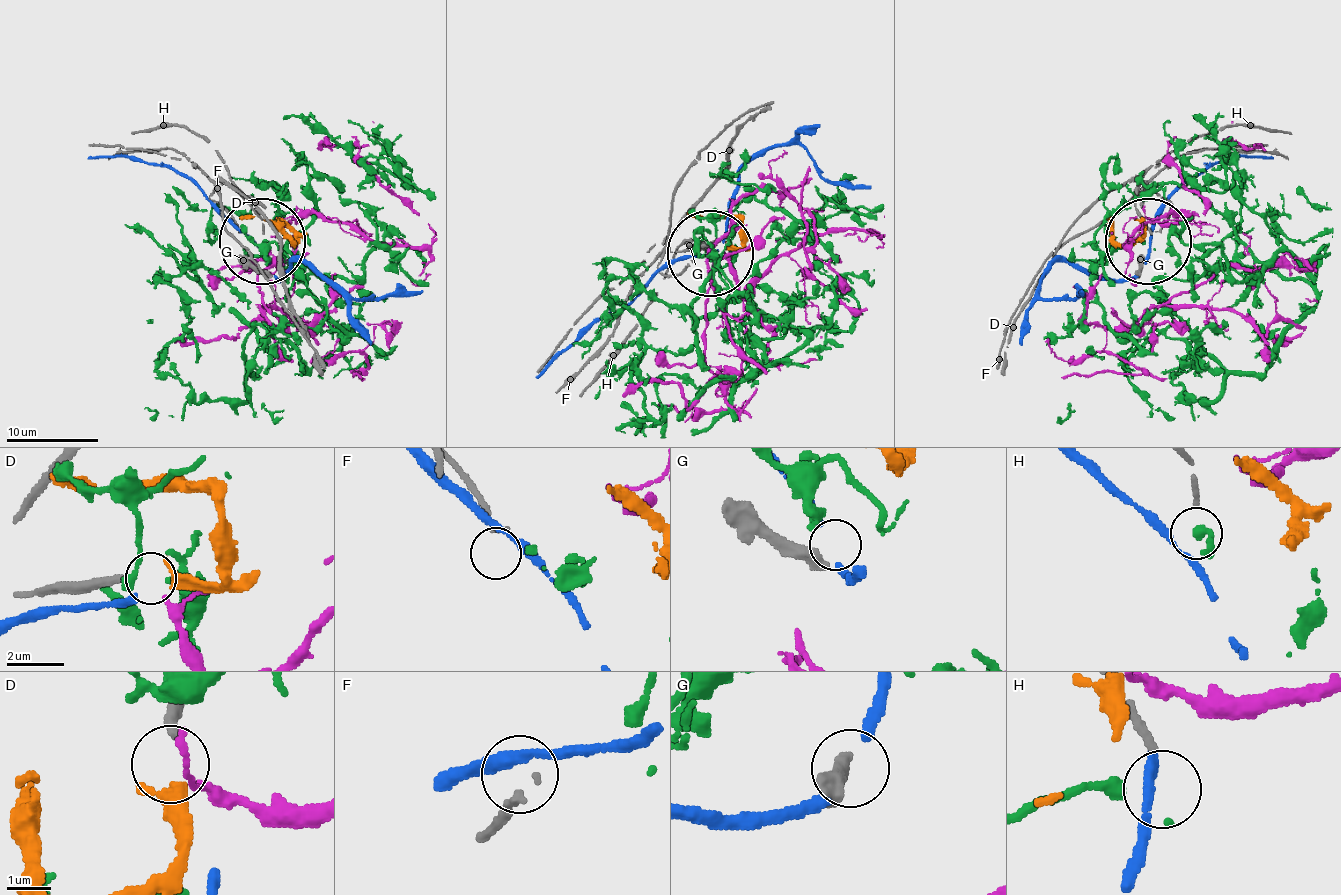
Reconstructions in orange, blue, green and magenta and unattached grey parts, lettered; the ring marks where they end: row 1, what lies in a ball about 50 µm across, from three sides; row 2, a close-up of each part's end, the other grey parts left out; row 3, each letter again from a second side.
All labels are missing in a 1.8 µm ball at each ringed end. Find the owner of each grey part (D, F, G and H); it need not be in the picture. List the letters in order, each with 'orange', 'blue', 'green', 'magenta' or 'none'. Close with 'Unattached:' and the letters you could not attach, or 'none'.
D: orange
F: none
G: none
H: none
Unattached: F, G, H

